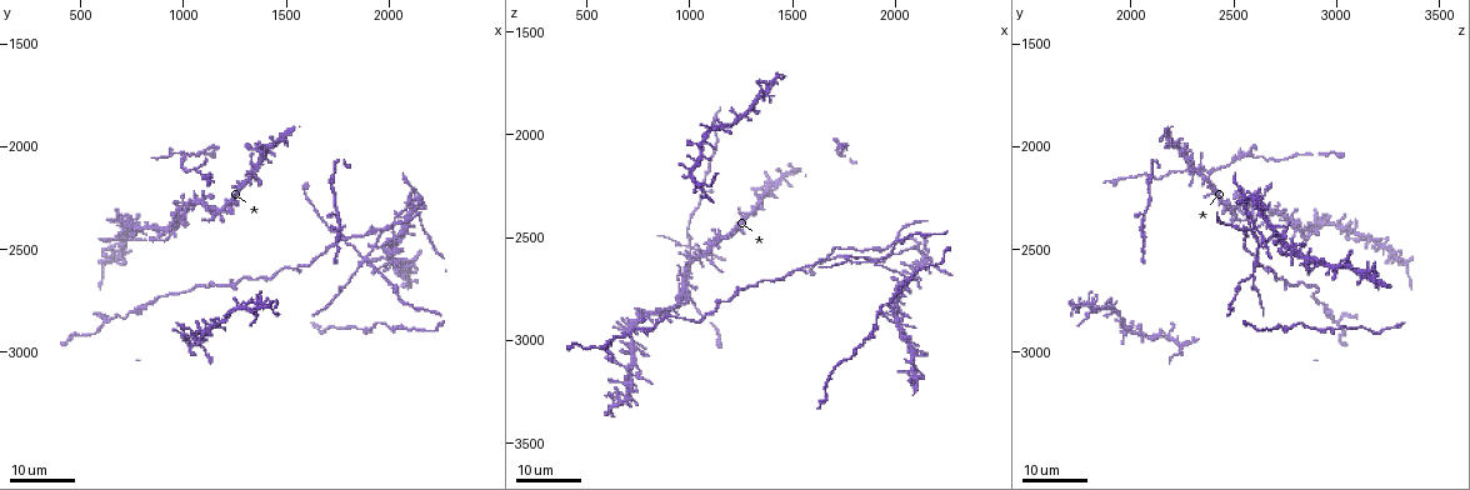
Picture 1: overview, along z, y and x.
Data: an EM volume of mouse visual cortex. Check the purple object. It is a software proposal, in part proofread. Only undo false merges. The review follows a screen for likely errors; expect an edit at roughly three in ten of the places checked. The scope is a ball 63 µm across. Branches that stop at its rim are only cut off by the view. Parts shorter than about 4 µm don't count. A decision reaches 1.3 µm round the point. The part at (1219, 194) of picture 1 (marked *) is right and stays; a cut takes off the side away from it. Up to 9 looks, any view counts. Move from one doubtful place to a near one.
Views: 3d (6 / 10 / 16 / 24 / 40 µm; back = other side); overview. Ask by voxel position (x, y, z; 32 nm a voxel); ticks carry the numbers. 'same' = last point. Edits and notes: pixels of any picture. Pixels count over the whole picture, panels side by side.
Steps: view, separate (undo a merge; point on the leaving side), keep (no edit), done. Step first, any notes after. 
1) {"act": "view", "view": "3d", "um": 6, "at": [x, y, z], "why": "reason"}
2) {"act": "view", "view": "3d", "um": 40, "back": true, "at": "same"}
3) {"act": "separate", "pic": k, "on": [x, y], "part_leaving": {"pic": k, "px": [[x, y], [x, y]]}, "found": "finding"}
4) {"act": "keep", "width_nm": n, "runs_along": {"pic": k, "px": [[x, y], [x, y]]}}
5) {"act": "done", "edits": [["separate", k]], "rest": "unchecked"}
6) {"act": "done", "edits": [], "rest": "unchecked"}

{"act": "view", "view": "3d", "um": 24, "at": [1010, 2040, 2540]}

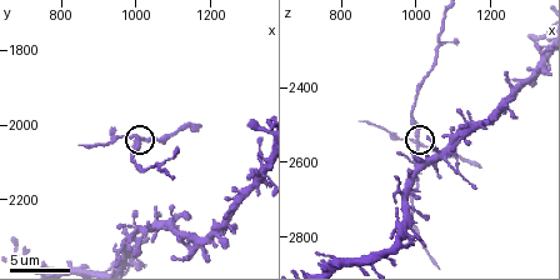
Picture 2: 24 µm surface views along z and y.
{"act": "view", "view": "3d", "um": 10, "at": "same", "why": "zoom in"}

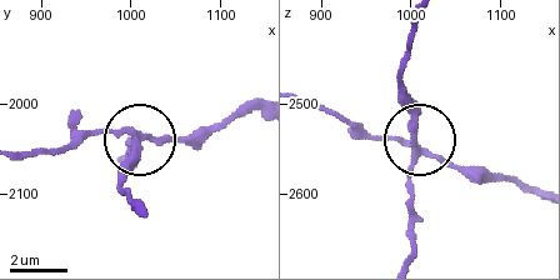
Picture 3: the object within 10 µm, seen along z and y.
{"act": "separate", "pic": 3, "on": [179, 138], "side_arm_um": 6, "part_leaving": {"pic": 3, "px": [[144, 133], [199, 140], [256, 111]]}, "found": "a second neuron is stuck on"}

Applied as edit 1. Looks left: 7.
{"act": "view", "view": "overview", "why": "see it whole again"}

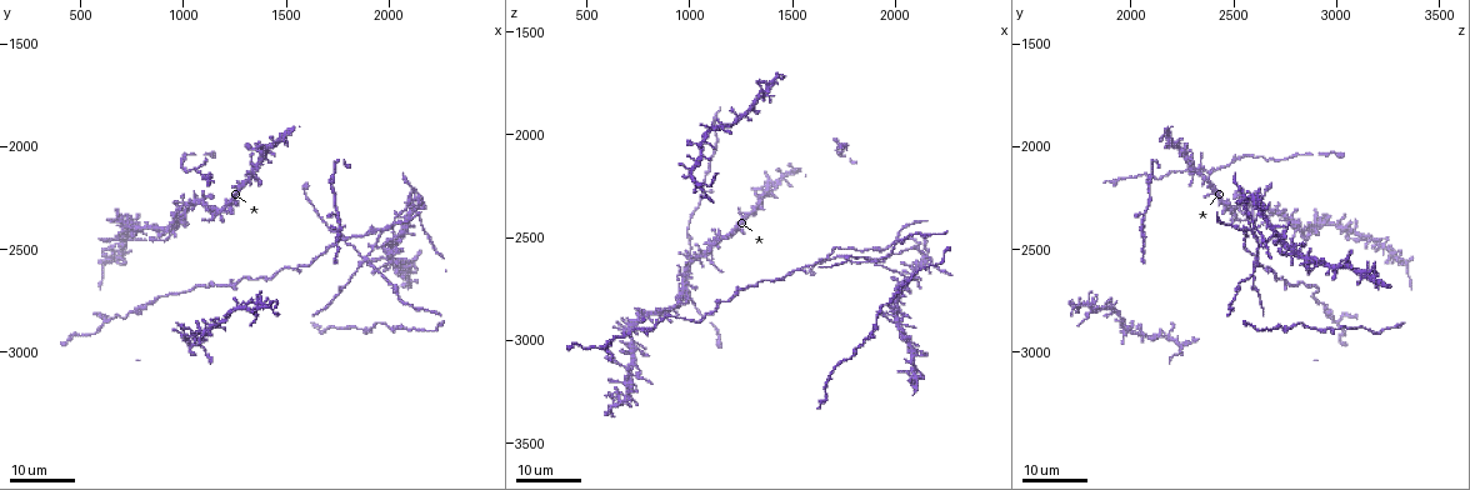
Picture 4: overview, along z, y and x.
{"act": "view", "view": "3d", "um": 24, "at": [1880, 2540, 2600], "why": "four-way junction"}

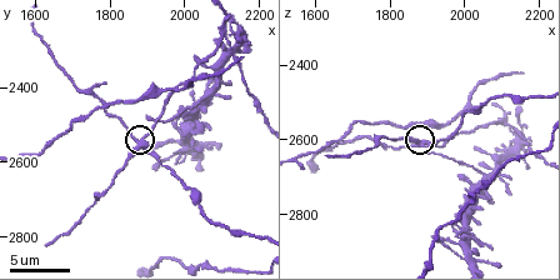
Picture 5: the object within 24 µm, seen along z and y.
{"act": "view", "view": "3d", "um": 6, "at": [1880, 2550, 2610], "why": "closer look"}

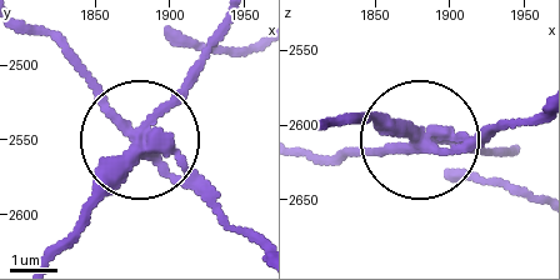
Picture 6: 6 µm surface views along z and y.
{"act": "separate", "pic": 6, "on": [95, 188], "part_leaving": {"pic": 6, "px": [[145, 139], [218, 23]]}, "found": "two neurons meet here"}

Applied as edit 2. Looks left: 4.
{"act": "view", "view": "3d", "um": 10, "at": [1940, 2410, 2570], "why": "thick turns thin"}

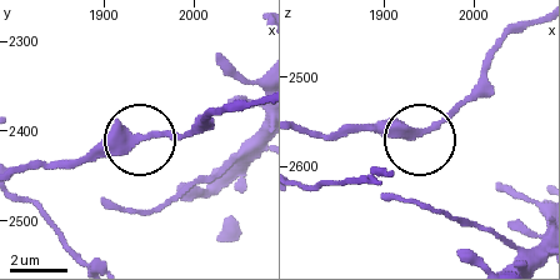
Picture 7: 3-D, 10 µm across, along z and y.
{"act": "keep", "runs_along": {"pic": 7, "px": [[305, 129], [426, 131], [474, 86]]}, "found": "one neuron here"}

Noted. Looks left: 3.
{"act": "view", "view": "3d", "um": 24, "at": [2070, 2420, 2710], "why": "looks like a crossing"}

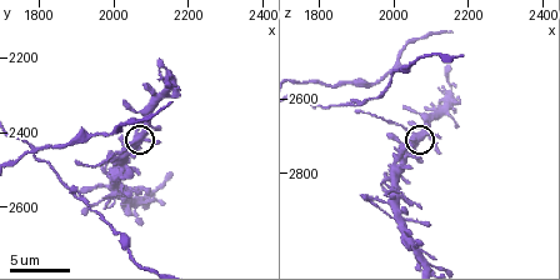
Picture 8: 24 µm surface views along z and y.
{"act": "view", "view": "3d", "um": 6, "at": [2070, 2420, 2710], "why": "closer look"}

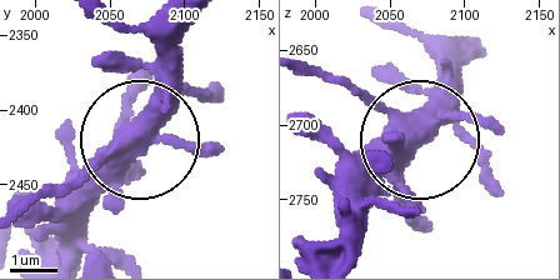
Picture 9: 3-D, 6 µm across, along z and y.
{"act": "keep", "width_nm": 440, "runs_along": {"pic": 9, "px": [[309, 69], [356, 85], [413, 129], [449, 56]]}, "found": "one neuron here"}

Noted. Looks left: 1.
{"act": "done", "edits": [["separate", 3], ["separate", 6]], "rest": "unchecked"}

